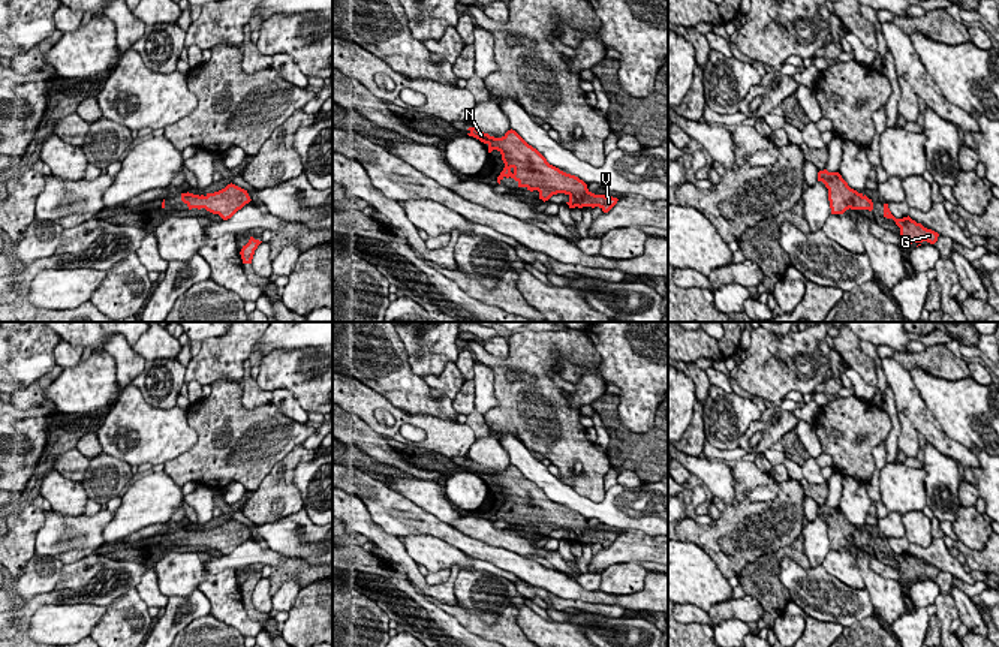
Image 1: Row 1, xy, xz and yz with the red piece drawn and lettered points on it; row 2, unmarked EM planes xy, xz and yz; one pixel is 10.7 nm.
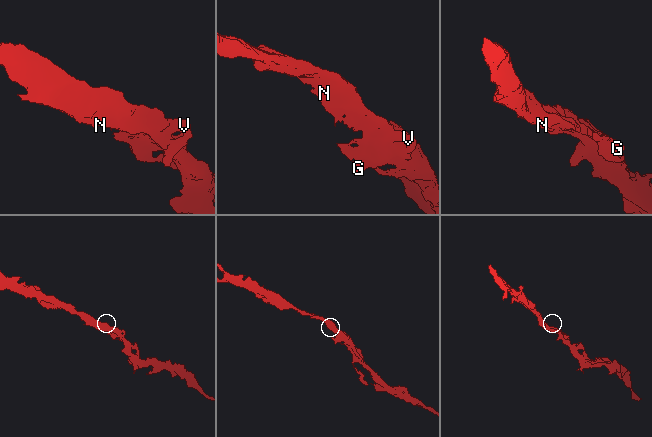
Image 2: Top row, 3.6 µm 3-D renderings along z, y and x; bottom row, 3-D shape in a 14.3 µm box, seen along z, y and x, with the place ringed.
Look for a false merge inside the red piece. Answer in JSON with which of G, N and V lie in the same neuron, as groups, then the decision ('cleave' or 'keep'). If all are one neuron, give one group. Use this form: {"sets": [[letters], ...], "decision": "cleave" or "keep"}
{"sets": [["G", "N", "V"]], "decision": "keep"}

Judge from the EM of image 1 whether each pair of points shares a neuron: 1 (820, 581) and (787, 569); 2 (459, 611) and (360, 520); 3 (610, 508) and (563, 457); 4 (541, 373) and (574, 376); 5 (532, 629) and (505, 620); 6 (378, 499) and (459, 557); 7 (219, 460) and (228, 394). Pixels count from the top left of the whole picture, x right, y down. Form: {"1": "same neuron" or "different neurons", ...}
{"1": "same neuron", "2": "different neurons", "3": "different neurons", "4": "different neurons", "5": "different neurons", "6": "different neurons", "7": "same neuron"}

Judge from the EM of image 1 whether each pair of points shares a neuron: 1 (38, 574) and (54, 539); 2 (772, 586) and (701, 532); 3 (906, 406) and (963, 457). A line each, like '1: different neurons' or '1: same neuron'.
1: different neurons
2: different neurons
3: same neuron

